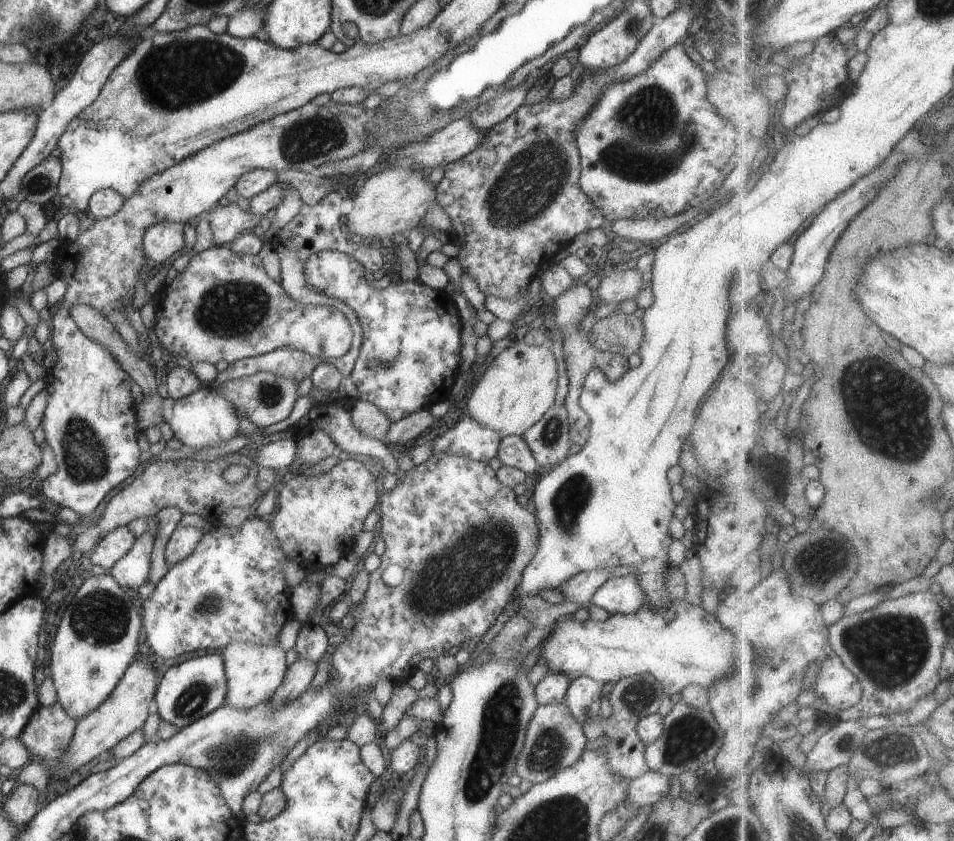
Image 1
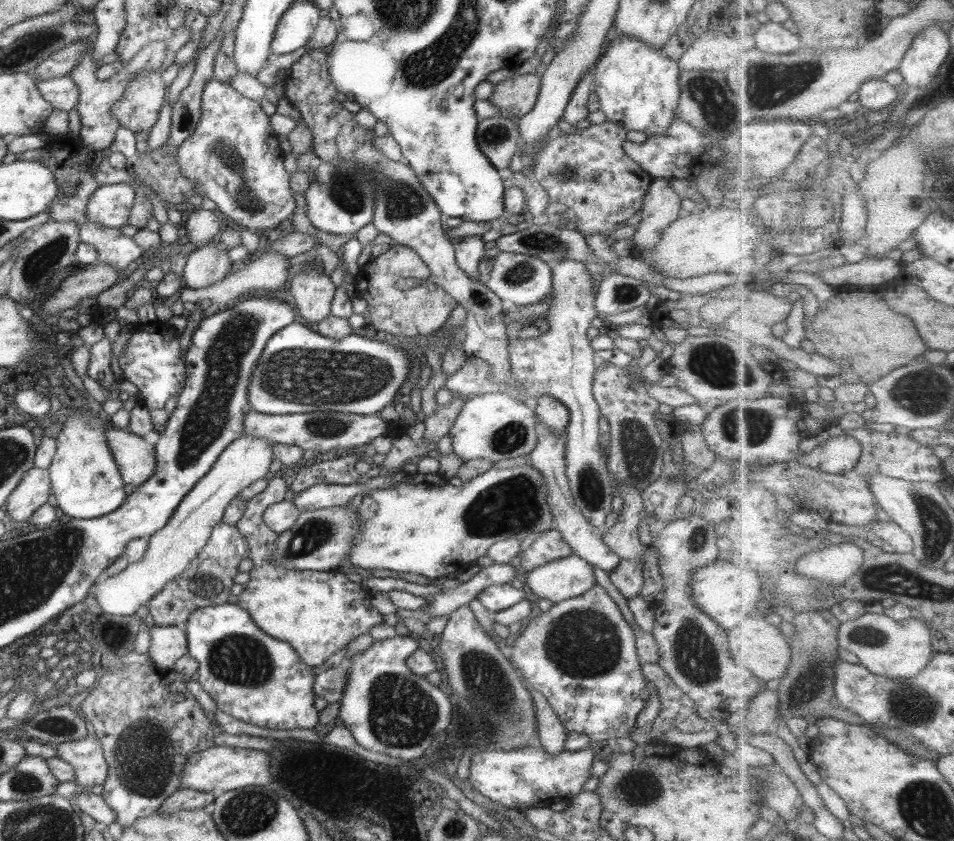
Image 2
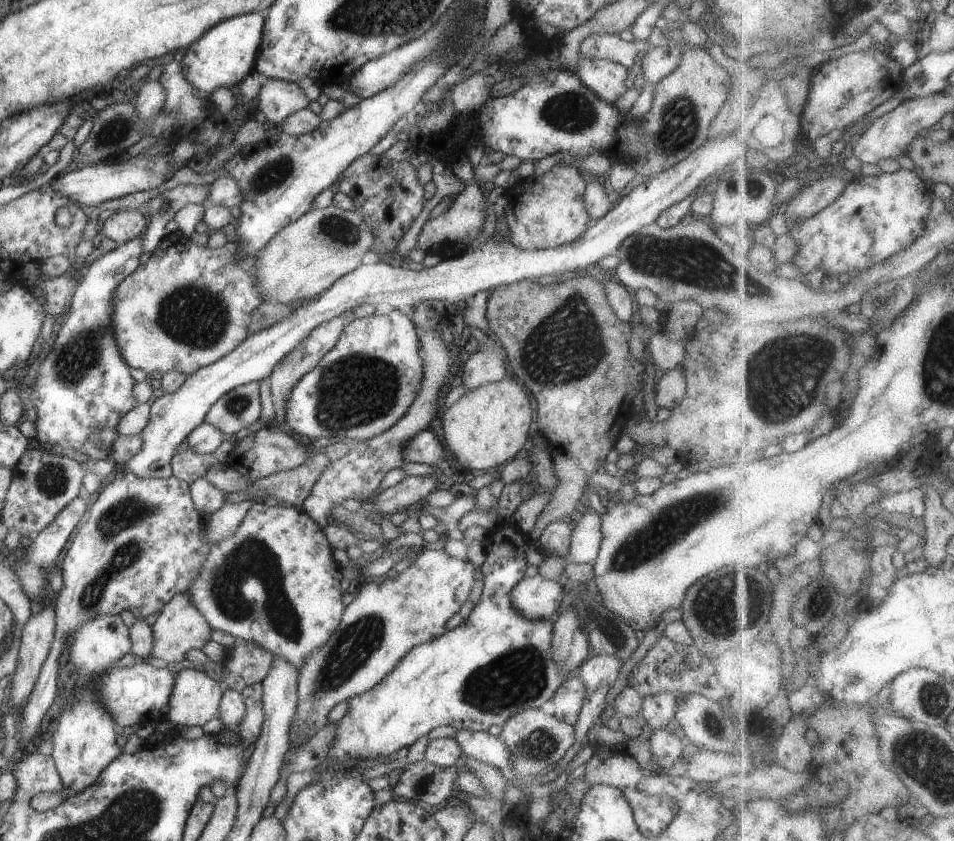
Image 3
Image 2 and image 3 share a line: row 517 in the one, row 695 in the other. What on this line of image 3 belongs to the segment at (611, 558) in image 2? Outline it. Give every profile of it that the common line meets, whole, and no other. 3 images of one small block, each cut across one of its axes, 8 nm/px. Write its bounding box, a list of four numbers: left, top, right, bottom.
[552,674,586,725]

